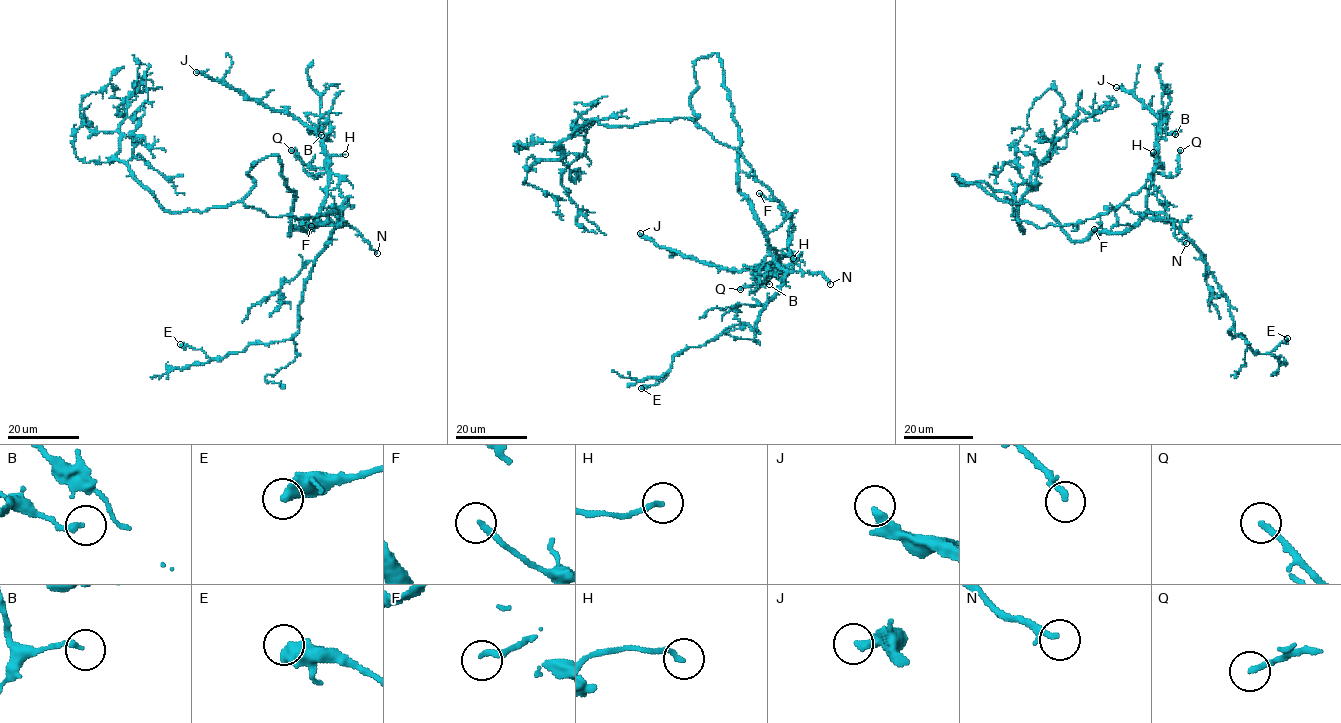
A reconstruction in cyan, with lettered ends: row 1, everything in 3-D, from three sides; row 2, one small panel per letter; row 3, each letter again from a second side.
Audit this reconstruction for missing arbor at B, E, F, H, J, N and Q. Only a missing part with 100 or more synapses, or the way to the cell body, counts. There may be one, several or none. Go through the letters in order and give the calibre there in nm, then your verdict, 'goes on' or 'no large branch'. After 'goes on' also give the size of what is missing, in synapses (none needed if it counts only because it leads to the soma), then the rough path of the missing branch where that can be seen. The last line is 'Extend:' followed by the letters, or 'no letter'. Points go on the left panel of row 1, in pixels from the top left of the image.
B: 190 nm thick; no large branch
E: 600 nm thick; no large branch
F: 190 nm thick; no large branch
H: 190 nm thick; no large branch
J: 320 nm thick; goes on; about 140 synapses; missing branch runs (196, 72), (172, 69), (155, 75), (150, 64), (124, 95), (114, 114), (114, 122), (119, 127), (135, 124)
N: 140 nm thick; no large branch
Q: 200 nm thick; no large branch
Extend: J

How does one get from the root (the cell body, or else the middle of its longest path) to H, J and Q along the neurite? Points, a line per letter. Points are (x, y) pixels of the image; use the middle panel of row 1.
H: (761, 183), (782, 206), (782, 212), (793, 227), (789, 233), (788, 253), (778, 262), (781, 257), (793, 258)
J: (761, 183), (782, 206), (793, 227), (788, 253), (778, 262), (742, 270), (724, 268), (659, 246), (640, 233)
Q: (761, 183), (782, 206), (782, 212), (791, 223), (788, 253), (768, 265), (760, 283), (740, 289)

